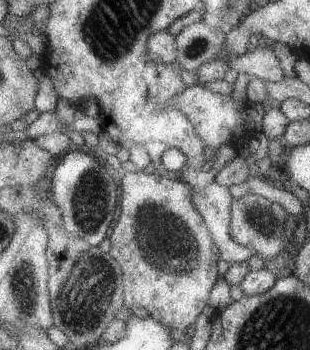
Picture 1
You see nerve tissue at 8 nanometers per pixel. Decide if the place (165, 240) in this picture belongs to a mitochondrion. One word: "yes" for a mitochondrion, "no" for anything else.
yes

